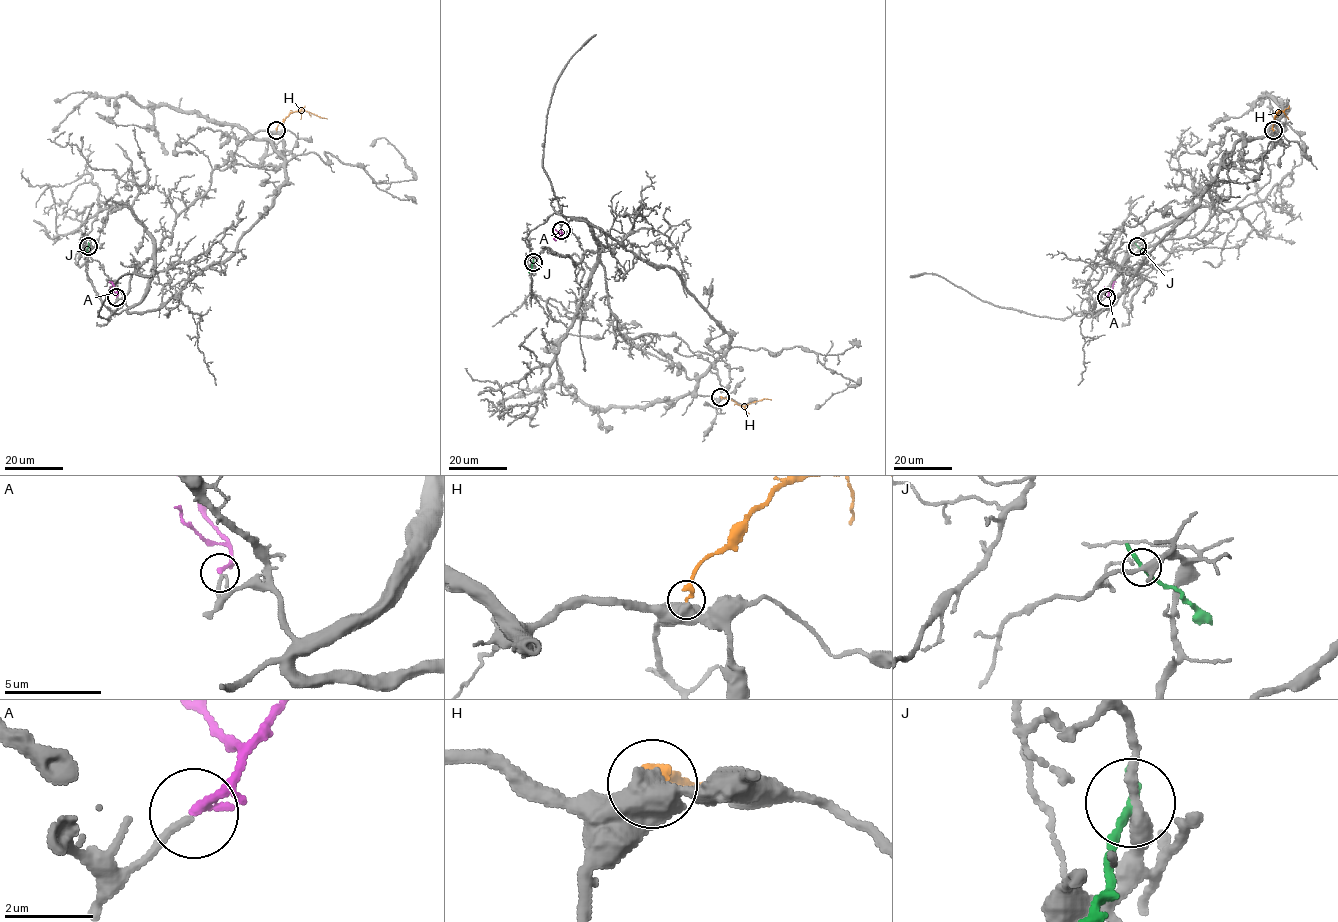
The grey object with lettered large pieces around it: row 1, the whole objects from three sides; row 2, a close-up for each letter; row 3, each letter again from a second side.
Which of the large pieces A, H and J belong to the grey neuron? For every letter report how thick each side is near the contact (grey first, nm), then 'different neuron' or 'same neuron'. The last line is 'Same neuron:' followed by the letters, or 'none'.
A: calibres 150 and 240 nm; same neuron
H: calibres 750 and 240 nm; different neuron
J: calibres 320 and 170 nm; different neuron
Same neuron: A

